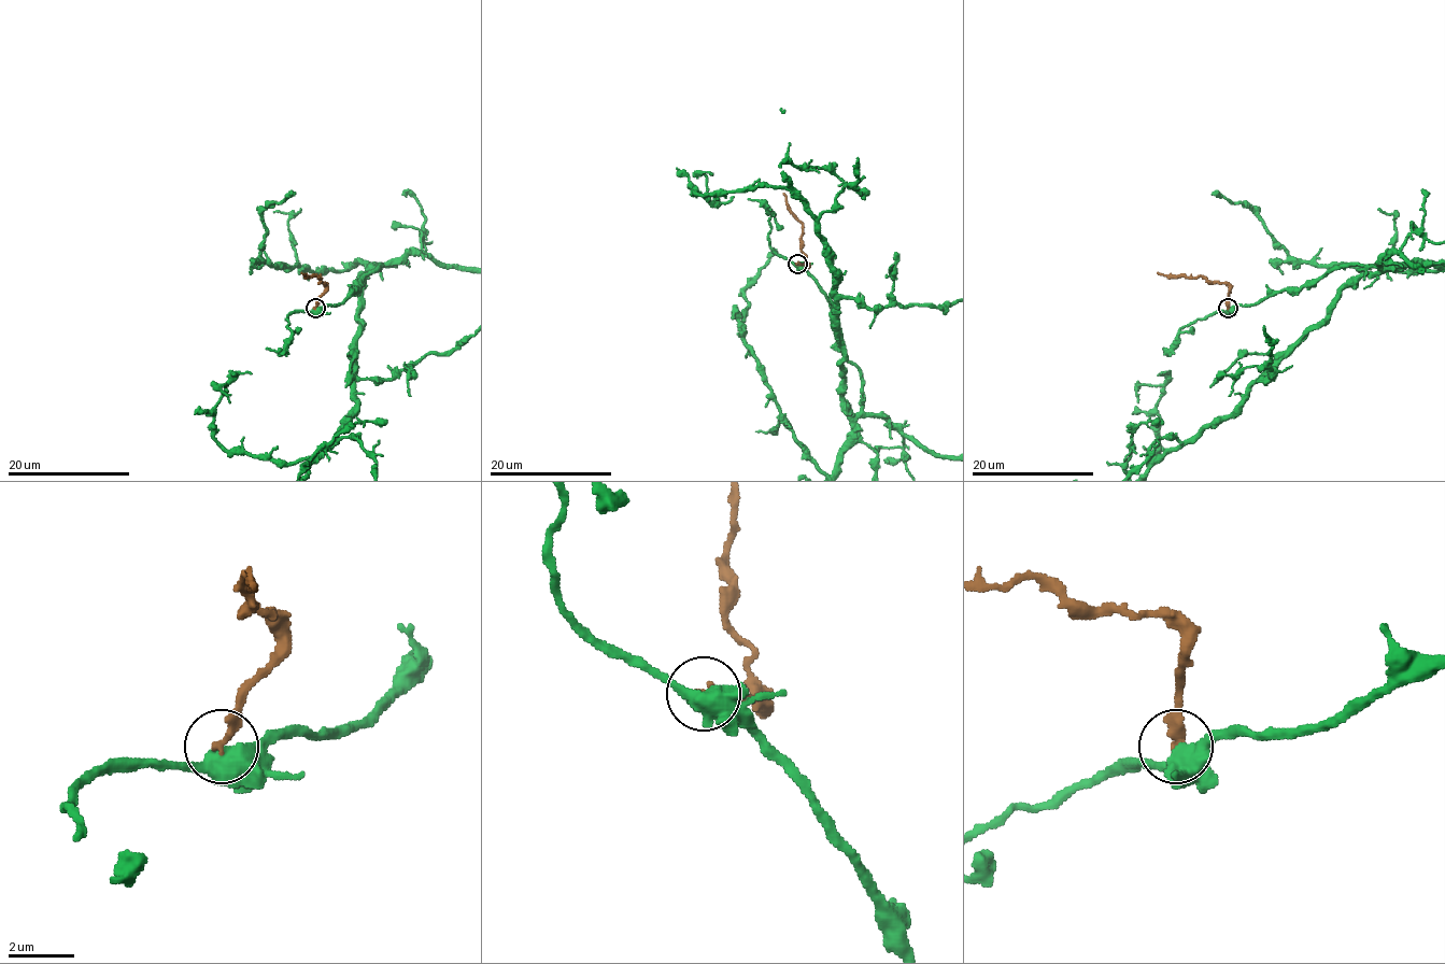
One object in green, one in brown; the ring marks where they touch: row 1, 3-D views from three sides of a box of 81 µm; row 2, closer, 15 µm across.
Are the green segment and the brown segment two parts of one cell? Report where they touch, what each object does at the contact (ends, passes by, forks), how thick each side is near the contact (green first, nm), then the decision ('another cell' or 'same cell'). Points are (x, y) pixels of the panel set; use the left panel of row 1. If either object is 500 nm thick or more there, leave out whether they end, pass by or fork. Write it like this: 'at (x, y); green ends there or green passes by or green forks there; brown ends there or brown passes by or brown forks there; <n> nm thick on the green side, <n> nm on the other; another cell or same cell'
at (315, 308); 500 nm thick on the green side, 320 nm on the other; another cell

